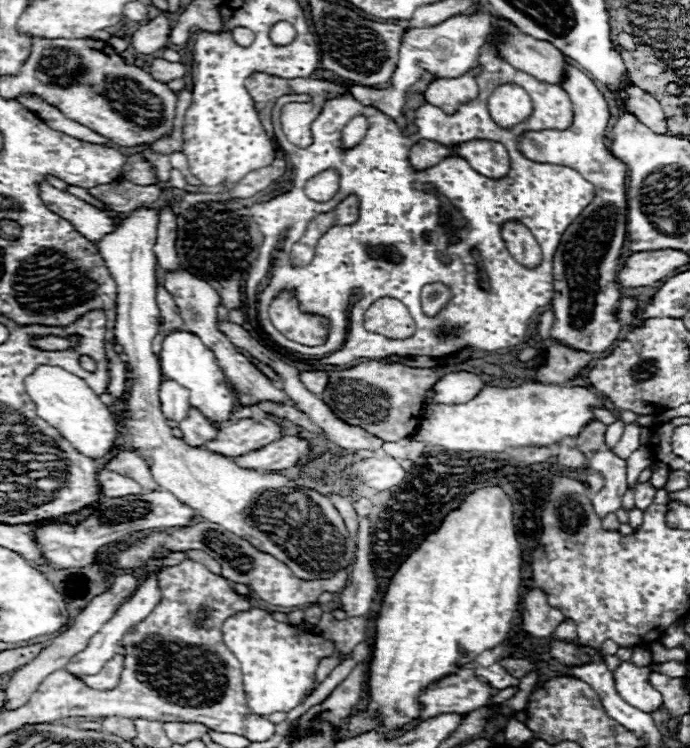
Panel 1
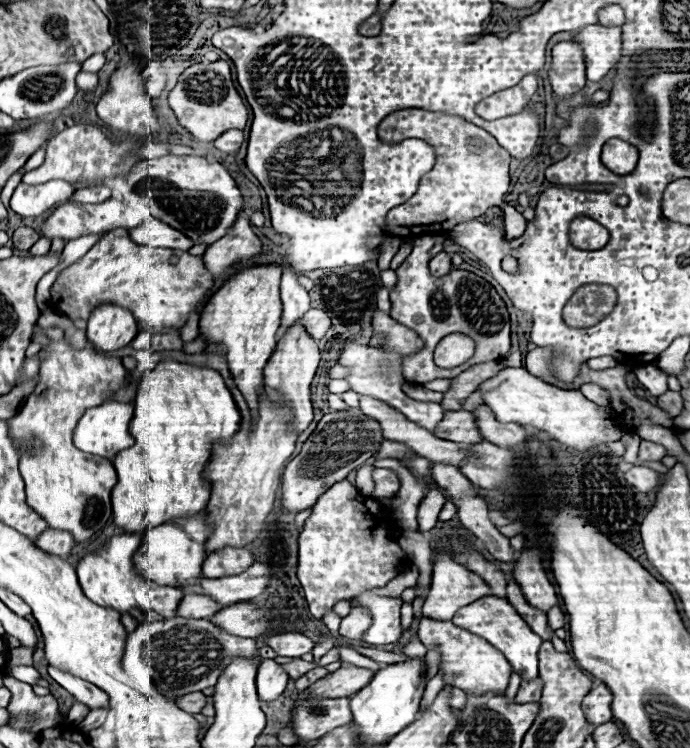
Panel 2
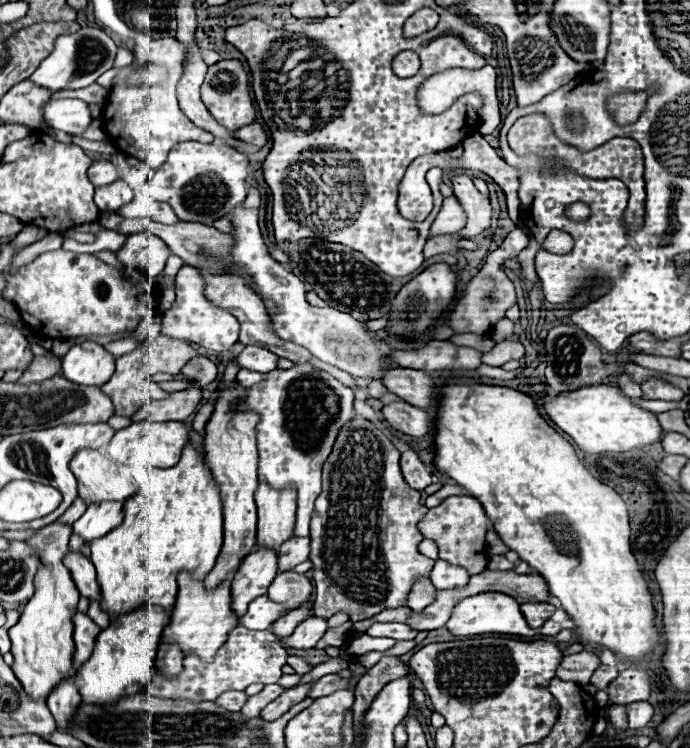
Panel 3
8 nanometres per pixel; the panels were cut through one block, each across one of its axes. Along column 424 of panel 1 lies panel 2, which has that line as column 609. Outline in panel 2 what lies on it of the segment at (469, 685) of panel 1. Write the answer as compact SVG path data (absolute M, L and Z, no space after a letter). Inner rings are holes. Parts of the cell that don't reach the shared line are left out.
M598 684L596 688L592 688L592 692L582 702L584 716L594 726L612 720L612 708L610 706L612 706L612 692L608 690L606 684Z

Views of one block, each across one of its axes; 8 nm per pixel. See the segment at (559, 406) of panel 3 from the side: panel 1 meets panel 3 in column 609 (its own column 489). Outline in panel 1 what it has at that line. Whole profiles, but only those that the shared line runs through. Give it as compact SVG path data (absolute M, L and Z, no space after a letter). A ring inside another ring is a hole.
M522 384L518 388L484 386L480 394L464 404L428 404L420 418L420 428L412 434L430 446L442 446L456 452L504 452L518 446L552 446L566 436L578 436L594 418L588 406L602 406L588 388L558 384Z

